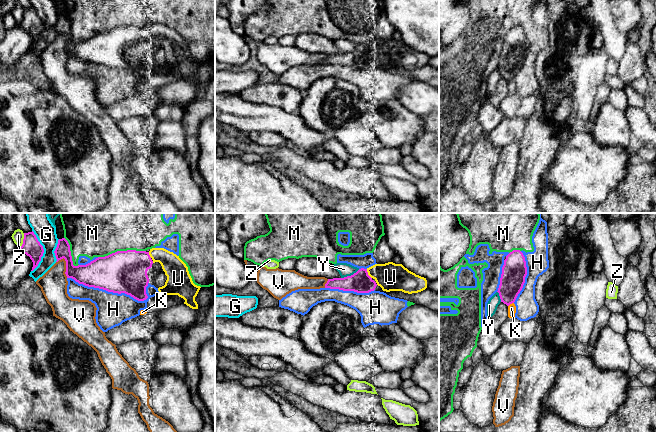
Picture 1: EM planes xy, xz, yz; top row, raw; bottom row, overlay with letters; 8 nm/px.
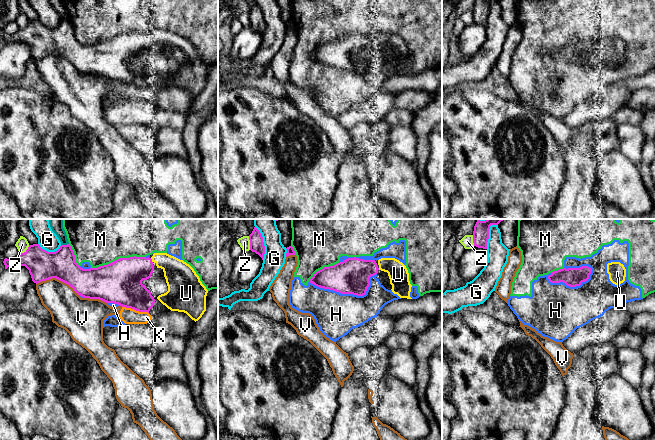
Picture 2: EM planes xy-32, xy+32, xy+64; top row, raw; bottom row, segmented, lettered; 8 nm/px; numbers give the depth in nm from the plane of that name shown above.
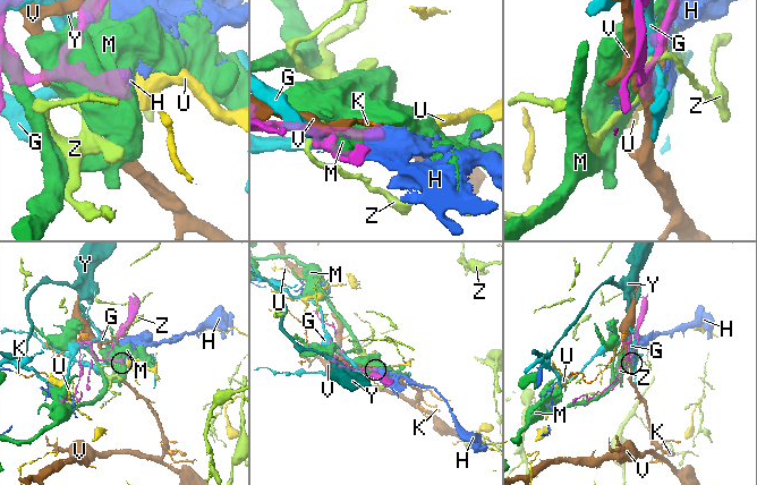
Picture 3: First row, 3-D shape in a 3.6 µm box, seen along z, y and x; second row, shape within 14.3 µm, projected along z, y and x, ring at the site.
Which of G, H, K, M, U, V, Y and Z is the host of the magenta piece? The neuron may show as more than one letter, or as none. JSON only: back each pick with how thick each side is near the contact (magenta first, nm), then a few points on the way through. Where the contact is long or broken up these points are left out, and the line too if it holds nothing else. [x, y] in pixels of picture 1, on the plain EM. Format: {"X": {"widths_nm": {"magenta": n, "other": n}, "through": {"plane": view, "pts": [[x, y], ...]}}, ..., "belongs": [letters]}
{"U": {"widths_nm": {"magenta": 170, "other": 220}}, "belongs": ["U"]}

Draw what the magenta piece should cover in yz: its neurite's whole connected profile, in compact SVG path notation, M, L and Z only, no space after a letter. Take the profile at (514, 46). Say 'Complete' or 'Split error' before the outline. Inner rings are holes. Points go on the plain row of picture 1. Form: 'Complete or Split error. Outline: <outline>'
Complete. Outline: M513 26L504 36L498 69L501 78L514 79L523 64L527 51L526 37L520 26Z

